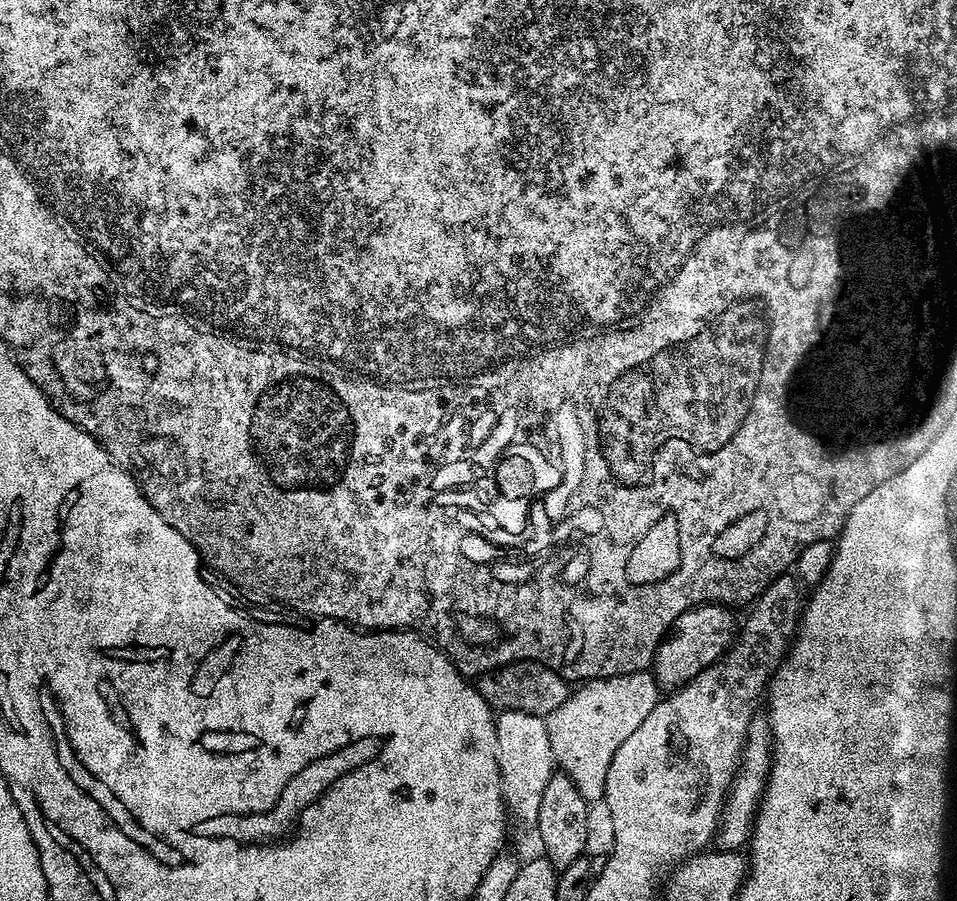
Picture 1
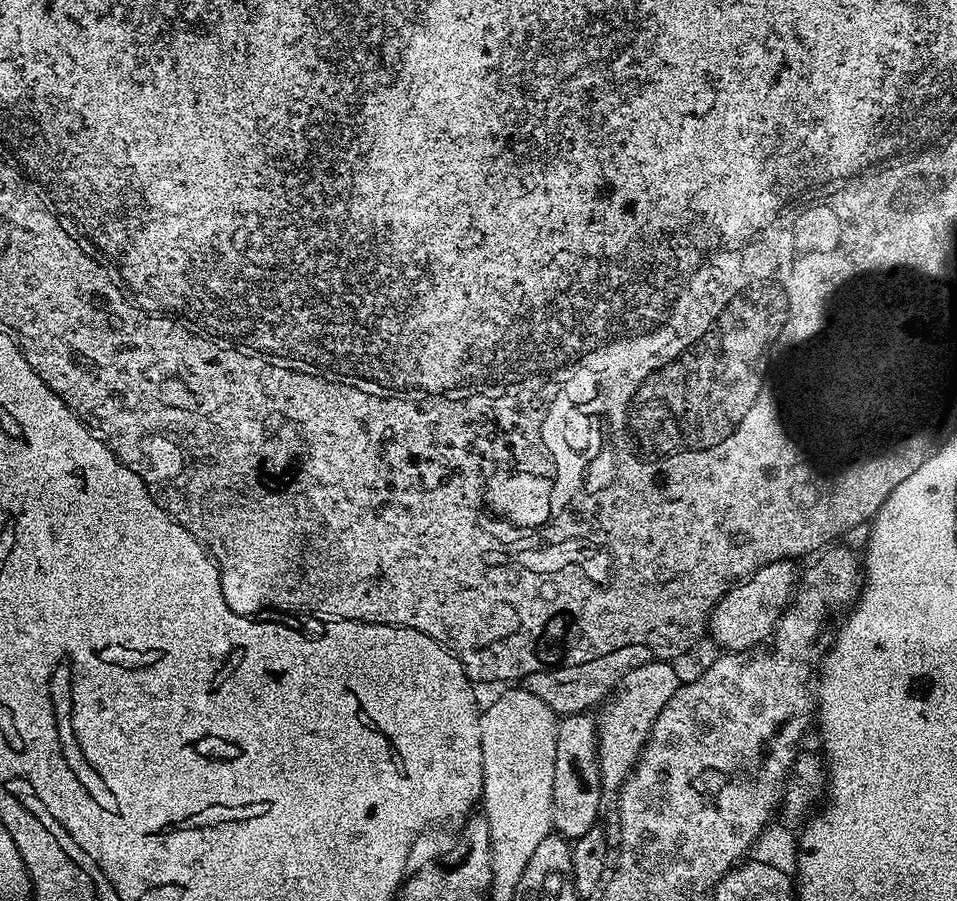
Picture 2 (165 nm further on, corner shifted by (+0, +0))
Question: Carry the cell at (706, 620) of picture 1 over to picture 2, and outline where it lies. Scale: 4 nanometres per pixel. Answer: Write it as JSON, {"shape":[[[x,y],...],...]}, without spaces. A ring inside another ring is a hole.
{"shape":[[[791,560],[770,562],[765,568],[759,568],[752,576],[747,576],[733,586],[712,608],[708,617],[706,632],[716,644],[721,644],[725,653],[745,652],[756,644],[765,643],[776,630],[780,615],[788,607],[794,589],[798,584],[798,568]]]}

